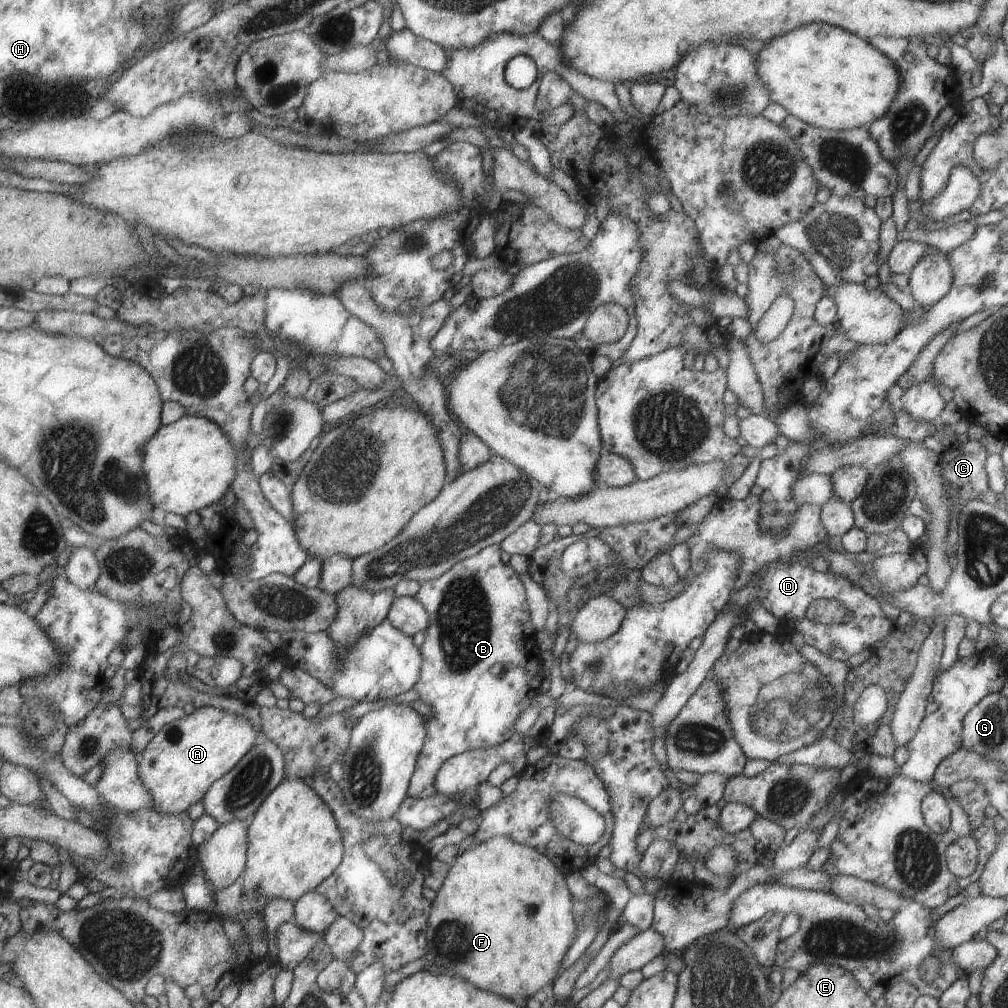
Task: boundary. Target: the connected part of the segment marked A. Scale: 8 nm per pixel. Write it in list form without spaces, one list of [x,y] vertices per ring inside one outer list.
[[[201,707],[191,714],[164,724],[142,749],[136,773],[151,795],[155,812],[178,815],[194,802],[202,800],[205,791],[261,738],[242,715],[229,714],[213,707]]]

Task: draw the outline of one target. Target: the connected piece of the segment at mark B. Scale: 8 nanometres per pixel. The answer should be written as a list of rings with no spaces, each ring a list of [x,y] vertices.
[[[489,545],[482,548],[477,554],[468,556],[462,561],[456,562],[453,566],[450,566],[449,570],[446,570],[441,576],[420,583],[420,588],[413,596],[427,611],[428,625],[425,629],[424,641],[418,648],[422,658],[420,675],[412,688],[417,690],[419,700],[431,707],[433,718],[424,720],[426,735],[416,760],[415,770],[410,776],[407,789],[407,795],[409,796],[422,799],[434,795],[436,793],[436,788],[434,787],[435,773],[441,764],[449,757],[473,749],[492,747],[500,742],[506,741],[514,732],[512,726],[517,716],[519,716],[519,712],[529,706],[529,701],[534,694],[540,693],[538,682],[542,680],[544,669],[537,667],[540,658],[540,650],[537,648],[537,638],[535,636],[537,631],[530,623],[530,610],[526,603],[523,583],[519,580],[518,574],[508,565],[508,563],[501,562],[501,558],[499,557],[500,552],[499,545]]]

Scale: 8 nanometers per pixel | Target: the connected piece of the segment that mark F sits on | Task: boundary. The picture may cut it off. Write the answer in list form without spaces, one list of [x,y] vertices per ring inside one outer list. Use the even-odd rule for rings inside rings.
[[[492,836],[483,842],[472,844],[468,849],[458,854],[451,862],[449,870],[431,902],[427,922],[425,922],[425,947],[427,954],[425,960],[437,966],[442,972],[465,979],[473,986],[498,994],[508,999],[523,1003],[527,997],[536,996],[537,992],[546,995],[554,982],[561,959],[565,951],[572,945],[576,937],[577,928],[572,912],[572,896],[567,888],[564,876],[557,867],[540,852],[530,846],[512,841],[508,836]]]

